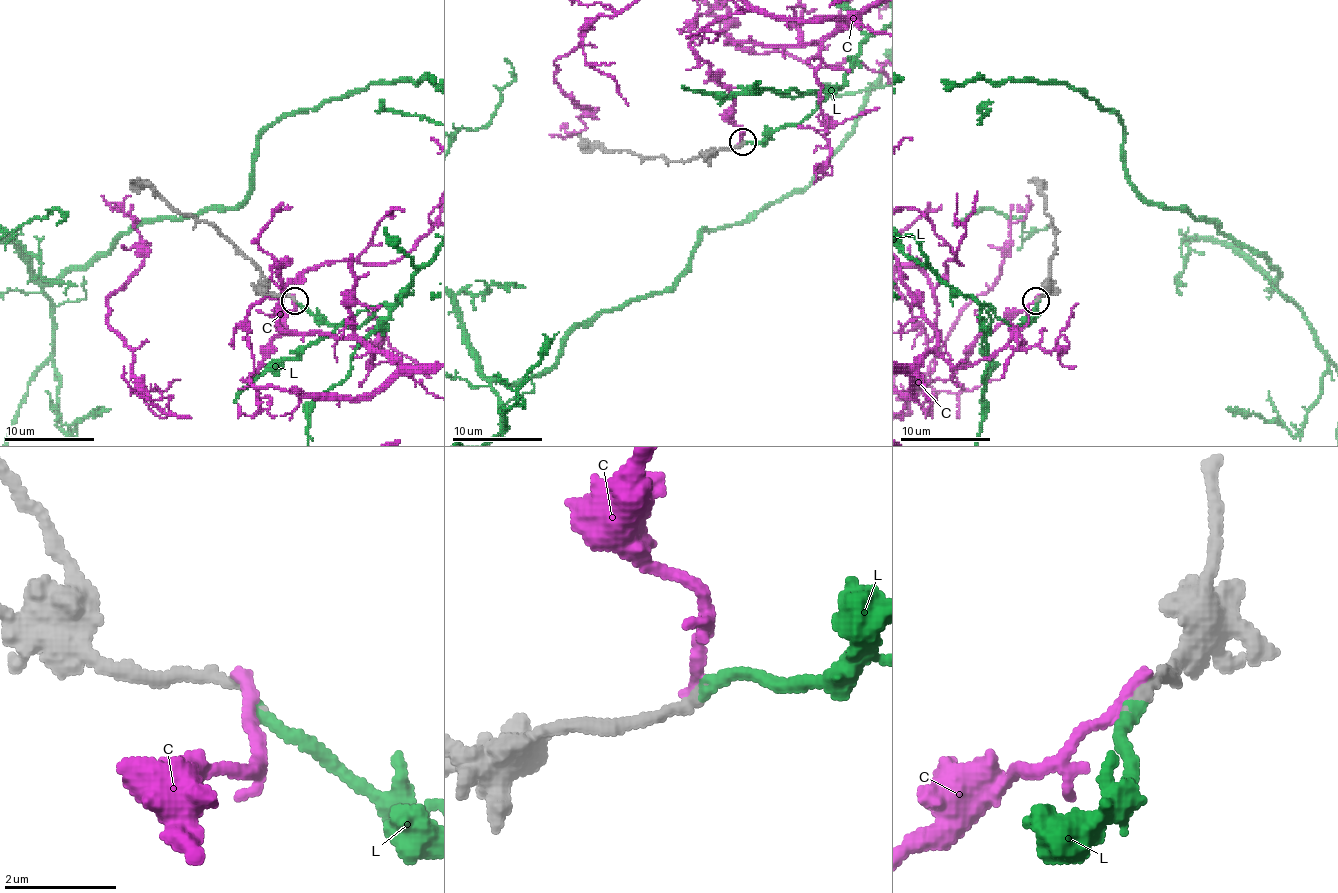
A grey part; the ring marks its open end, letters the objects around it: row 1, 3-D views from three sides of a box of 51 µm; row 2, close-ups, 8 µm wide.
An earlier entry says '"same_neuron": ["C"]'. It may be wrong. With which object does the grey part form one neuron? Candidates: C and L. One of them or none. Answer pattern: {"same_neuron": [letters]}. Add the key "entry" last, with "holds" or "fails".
{"same_neuron": ["L"], "entry": "fails"}

